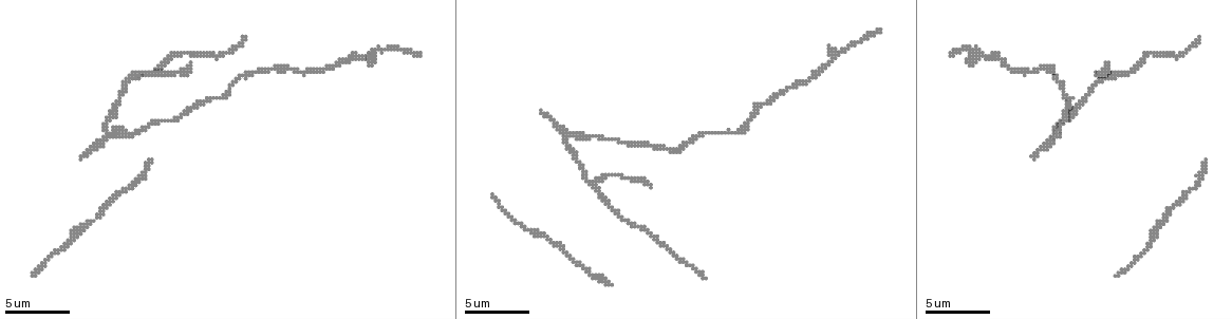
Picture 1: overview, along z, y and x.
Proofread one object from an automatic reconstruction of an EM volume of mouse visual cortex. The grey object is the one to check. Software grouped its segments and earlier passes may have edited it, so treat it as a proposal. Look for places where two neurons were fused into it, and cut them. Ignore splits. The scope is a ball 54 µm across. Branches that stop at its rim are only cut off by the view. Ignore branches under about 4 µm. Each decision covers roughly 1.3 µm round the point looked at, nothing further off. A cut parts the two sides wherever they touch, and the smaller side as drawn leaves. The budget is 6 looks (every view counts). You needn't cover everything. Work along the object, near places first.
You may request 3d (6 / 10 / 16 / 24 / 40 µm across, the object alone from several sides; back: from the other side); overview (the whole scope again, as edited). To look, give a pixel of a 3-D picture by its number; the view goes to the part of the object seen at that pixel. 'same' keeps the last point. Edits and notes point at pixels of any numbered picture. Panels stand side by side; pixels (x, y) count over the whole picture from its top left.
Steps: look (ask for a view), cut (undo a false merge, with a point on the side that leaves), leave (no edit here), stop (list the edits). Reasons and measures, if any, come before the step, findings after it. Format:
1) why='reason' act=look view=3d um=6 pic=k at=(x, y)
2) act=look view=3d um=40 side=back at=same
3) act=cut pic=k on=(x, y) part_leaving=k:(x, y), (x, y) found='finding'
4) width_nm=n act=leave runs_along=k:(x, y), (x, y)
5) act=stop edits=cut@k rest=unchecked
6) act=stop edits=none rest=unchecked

why='three-way junction' act=look view=3d um=10 pic=1 at=(1108, 77)

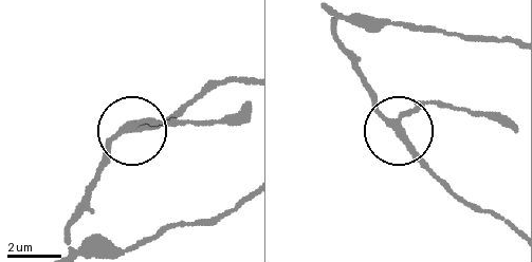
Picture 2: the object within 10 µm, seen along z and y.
act=look view=3d um=6 pic=2 at=(399, 124)

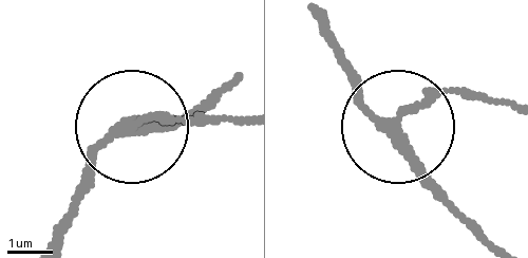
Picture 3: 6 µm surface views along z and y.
arms=3 act=leave runs_along=3:(48, 240), (96, 149), (142, 118), (244, 115) found='continuous, no second neuron'

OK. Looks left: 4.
why='a narrow waist' act=look view=3d um=6 pic=1 at=(589, 275)

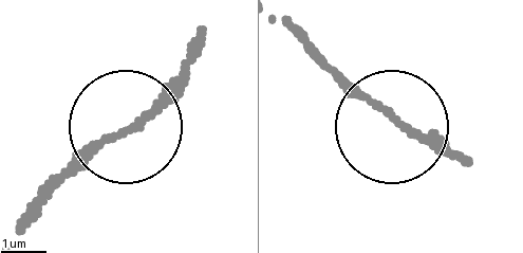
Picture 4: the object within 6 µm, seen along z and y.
act=look view=3d um=6 side=back pic=4 at=(397, 125)

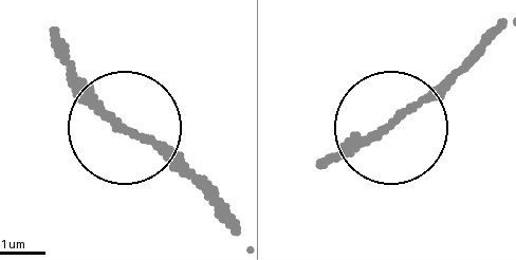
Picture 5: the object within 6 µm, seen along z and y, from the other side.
act=leave found='one neuron here'

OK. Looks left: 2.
why='sudden change in width' act=look view=3d um=16 pic=1 at=(726, 133)

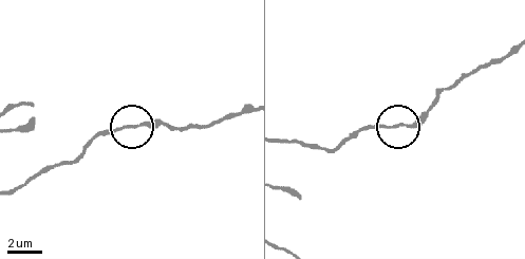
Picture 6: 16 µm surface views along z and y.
act=look view=3d um=6 pic=6 at=(135, 127)

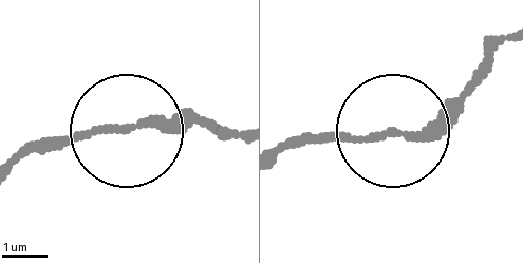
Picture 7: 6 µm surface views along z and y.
width_nm=150 act=leave runs_along=7:(12, 169), (91, 135), (212, 124) found='one neuron here'

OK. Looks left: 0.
act=stop edits=none rest=unchecked

